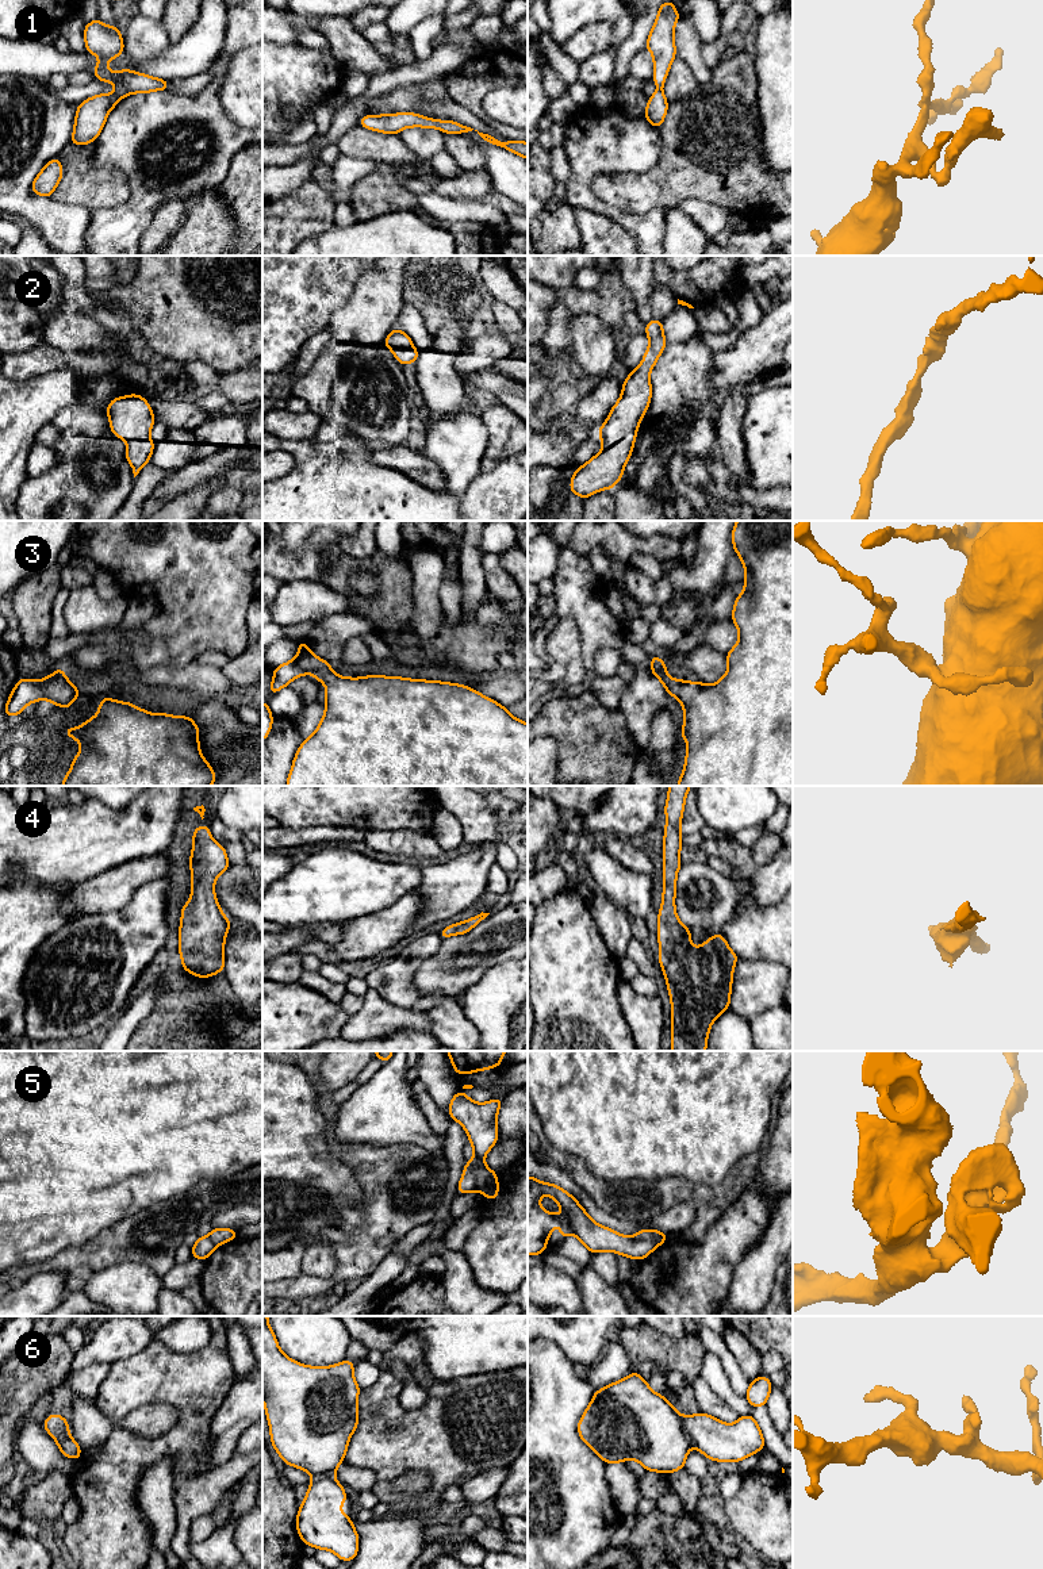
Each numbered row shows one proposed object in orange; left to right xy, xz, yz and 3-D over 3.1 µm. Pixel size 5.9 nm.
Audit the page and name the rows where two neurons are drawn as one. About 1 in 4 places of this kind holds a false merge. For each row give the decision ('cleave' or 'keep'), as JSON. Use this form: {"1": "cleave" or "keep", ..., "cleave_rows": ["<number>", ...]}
{"1": "keep", "2": "keep", "3": "keep", "4": "keep", "5": "cleave", "6": "keep", "cleave_rows": ["5"]}

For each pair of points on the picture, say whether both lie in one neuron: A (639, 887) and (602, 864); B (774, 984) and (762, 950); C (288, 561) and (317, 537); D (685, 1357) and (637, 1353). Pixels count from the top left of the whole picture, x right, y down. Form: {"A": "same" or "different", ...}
{"A": "same", "B": "different", "C": "same", "D": "same"}

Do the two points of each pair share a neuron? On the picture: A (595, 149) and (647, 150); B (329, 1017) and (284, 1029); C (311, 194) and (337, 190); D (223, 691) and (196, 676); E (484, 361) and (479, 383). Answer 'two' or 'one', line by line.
A: one
B: one
C: two
D: one
E: two

